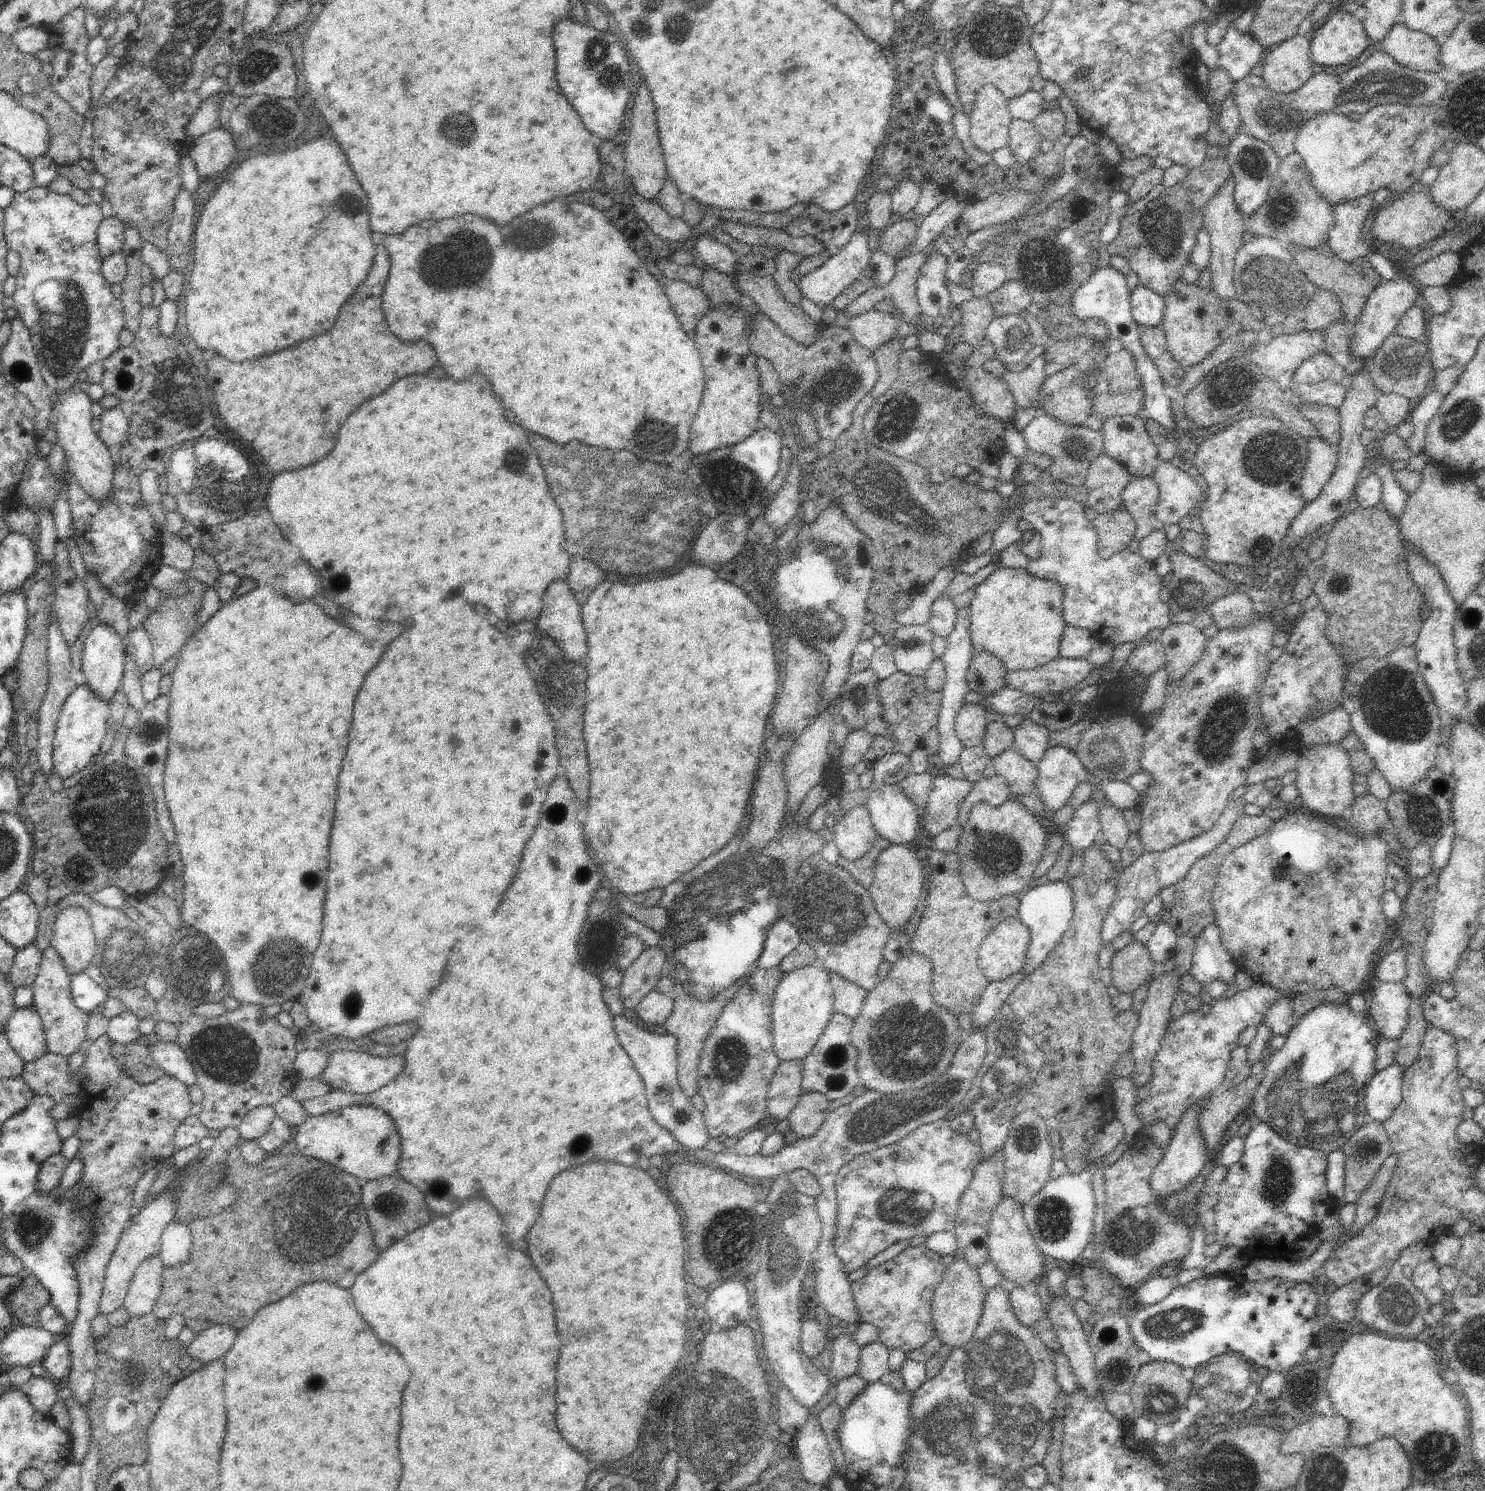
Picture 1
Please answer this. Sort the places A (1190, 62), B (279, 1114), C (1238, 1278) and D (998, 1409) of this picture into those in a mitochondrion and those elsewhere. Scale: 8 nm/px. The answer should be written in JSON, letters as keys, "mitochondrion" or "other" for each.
{"A":"other","B":"other","C":"other","D":"mitochondrion"}

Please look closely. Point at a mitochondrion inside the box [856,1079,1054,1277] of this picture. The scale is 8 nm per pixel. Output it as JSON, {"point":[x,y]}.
{"point":[905,1207]}

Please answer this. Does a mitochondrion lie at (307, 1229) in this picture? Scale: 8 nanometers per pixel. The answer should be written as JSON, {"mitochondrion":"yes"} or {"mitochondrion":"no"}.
{"mitochondrion":"yes"}

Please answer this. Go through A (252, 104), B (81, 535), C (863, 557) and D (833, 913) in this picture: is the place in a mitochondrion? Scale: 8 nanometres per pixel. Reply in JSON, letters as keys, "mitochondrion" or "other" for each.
{"A":"other","B":"other","C":"other","D":"mitochondrion"}

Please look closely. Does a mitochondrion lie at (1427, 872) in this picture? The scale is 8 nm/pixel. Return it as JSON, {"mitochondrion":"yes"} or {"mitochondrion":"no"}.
{"mitochondrion":"no"}

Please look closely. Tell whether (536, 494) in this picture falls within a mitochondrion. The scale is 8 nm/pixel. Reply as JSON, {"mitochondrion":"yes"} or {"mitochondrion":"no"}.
{"mitochondrion":"no"}

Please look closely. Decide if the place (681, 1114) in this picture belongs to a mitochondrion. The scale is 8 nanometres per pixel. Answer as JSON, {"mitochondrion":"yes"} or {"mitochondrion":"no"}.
{"mitochondrion":"yes"}

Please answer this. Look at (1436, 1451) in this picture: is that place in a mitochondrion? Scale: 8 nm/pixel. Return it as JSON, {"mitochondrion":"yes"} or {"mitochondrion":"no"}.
{"mitochondrion":"yes"}

